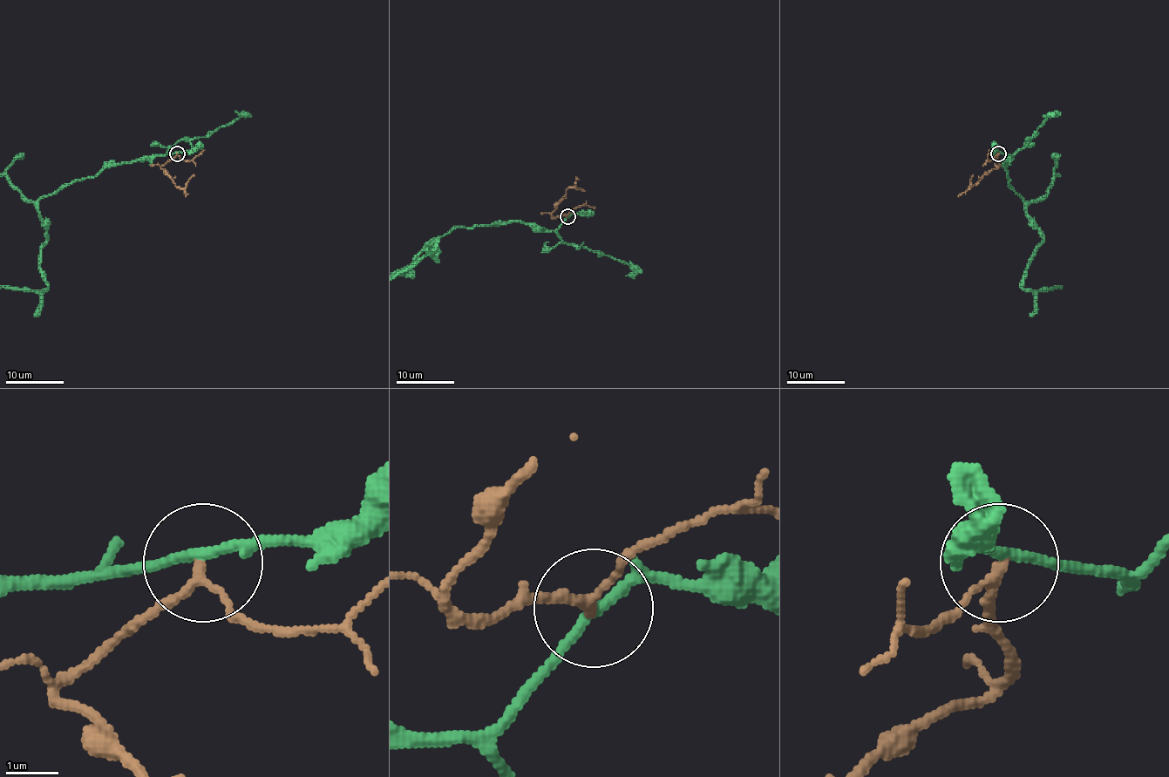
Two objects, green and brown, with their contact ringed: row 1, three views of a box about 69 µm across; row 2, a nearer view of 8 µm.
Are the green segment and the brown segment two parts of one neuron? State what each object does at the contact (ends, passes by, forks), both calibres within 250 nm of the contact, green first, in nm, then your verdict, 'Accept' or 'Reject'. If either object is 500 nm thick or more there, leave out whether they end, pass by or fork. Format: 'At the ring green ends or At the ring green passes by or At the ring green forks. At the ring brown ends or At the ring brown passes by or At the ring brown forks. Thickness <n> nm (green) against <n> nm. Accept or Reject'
At the ring green passes by. At the ring brown passes by. Thickness 180 nm (green) against 140 nm. Reject

